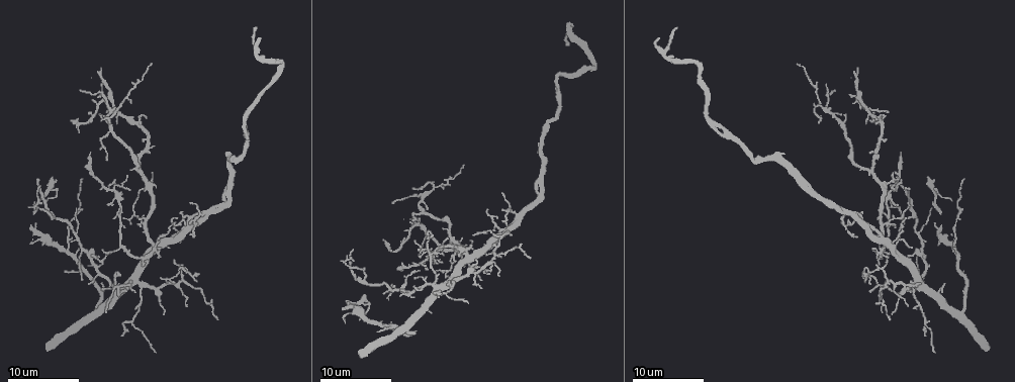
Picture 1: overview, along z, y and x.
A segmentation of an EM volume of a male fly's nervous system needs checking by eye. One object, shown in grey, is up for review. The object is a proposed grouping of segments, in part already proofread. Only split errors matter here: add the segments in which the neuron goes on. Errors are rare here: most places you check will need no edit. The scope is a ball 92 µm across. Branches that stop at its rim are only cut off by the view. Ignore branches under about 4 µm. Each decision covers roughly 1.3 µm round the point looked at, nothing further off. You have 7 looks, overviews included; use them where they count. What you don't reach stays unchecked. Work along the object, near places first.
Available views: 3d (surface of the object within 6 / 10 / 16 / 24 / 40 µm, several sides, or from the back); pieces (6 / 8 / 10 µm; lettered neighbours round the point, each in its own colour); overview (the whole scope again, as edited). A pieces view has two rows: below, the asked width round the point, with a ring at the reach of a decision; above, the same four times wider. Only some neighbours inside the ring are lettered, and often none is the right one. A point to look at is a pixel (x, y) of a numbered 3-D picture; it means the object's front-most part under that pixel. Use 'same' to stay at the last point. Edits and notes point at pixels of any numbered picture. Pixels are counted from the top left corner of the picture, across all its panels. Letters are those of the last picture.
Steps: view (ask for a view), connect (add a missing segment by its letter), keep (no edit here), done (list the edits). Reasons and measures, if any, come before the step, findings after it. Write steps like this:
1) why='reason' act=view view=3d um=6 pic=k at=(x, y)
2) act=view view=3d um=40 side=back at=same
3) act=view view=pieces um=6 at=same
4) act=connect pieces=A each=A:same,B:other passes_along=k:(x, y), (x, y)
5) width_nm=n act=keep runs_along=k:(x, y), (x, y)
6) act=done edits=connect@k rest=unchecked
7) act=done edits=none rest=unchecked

why='an open end' act=view view=3d um=10 pic=1 at=(485, 212)

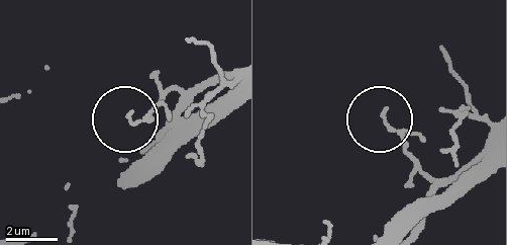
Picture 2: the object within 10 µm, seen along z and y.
act=view view=pieces um=10 pic=2 at=(130, 114)

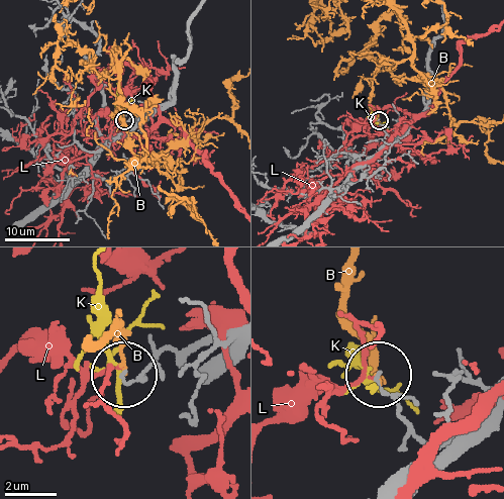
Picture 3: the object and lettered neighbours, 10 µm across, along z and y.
width_nm=120 act=keep each=B:other,K:other,L:other runs_along=3:(442, 451), (419, 437), (380, 375) found='none of them fits'

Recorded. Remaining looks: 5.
why='tapers out' act=view view=3d um=6 pic=1 at=(427, 232)

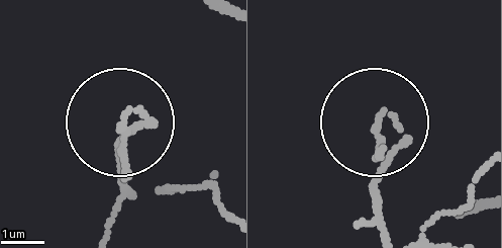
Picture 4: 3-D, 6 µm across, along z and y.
act=view view=pieces um=6 pic=4 at=(388, 115)

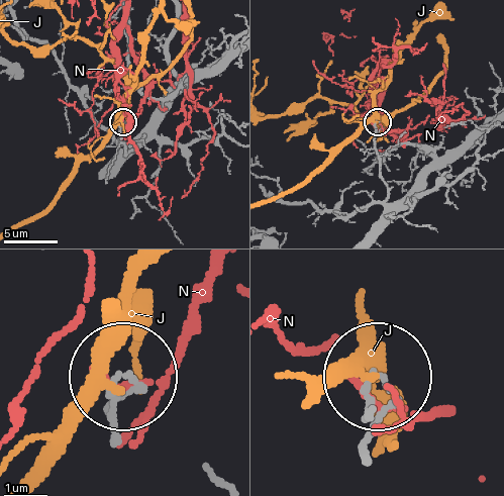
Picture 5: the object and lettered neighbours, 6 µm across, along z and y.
act=keep each=J:other,N:other runs_along=5:(365, 456), (380, 376) found='no lettered segment goes on from it'

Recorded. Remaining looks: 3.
why='an open end' act=view view=pieces um=8 pic=1 at=(512, 234)

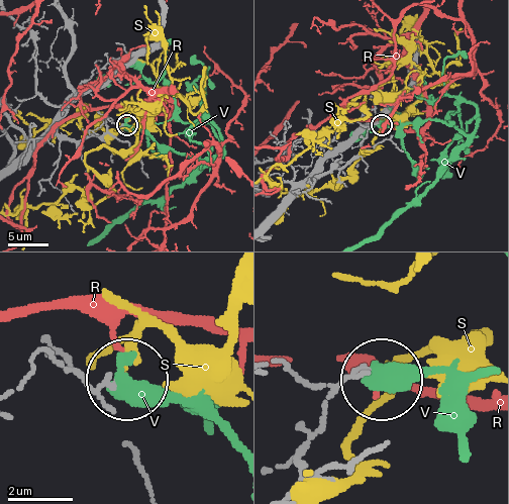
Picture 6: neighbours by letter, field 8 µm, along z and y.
act=keep each=R:other,S:other,V:other found='no lettered segment goes on from it'

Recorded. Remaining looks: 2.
act=done edits=none rest=unchecked

